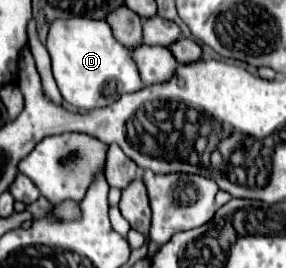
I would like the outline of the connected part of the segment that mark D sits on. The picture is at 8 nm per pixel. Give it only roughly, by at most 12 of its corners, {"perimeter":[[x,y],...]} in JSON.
{"perimeter":[[105,21],[47,33],[63,101],[91,111],[143,87]]}

